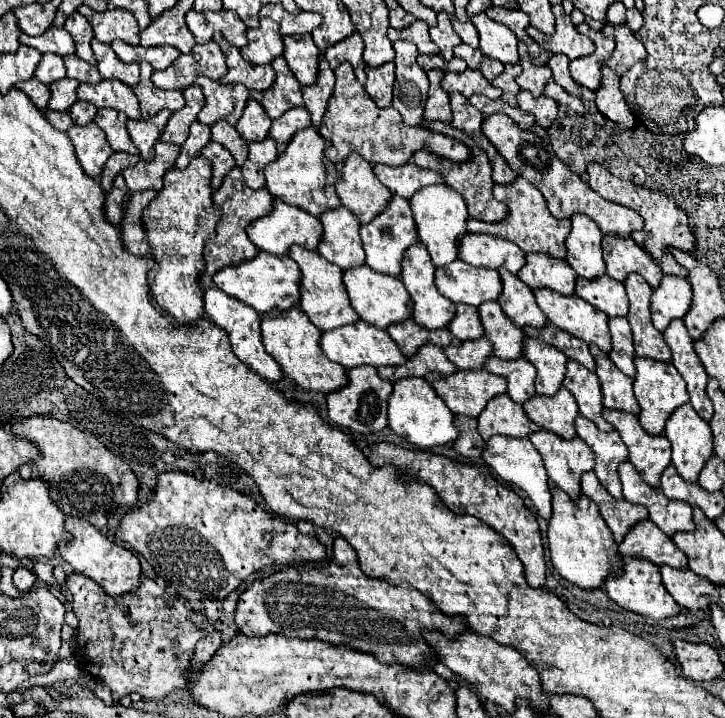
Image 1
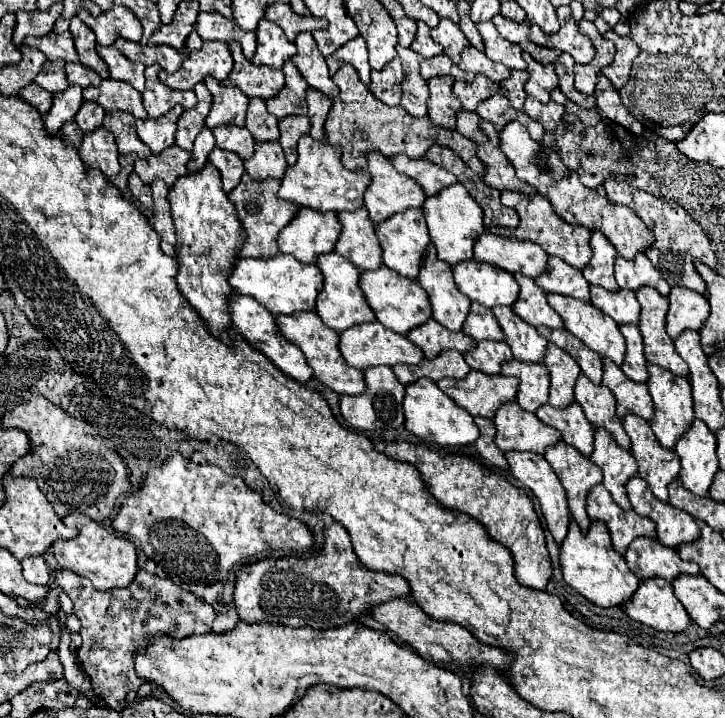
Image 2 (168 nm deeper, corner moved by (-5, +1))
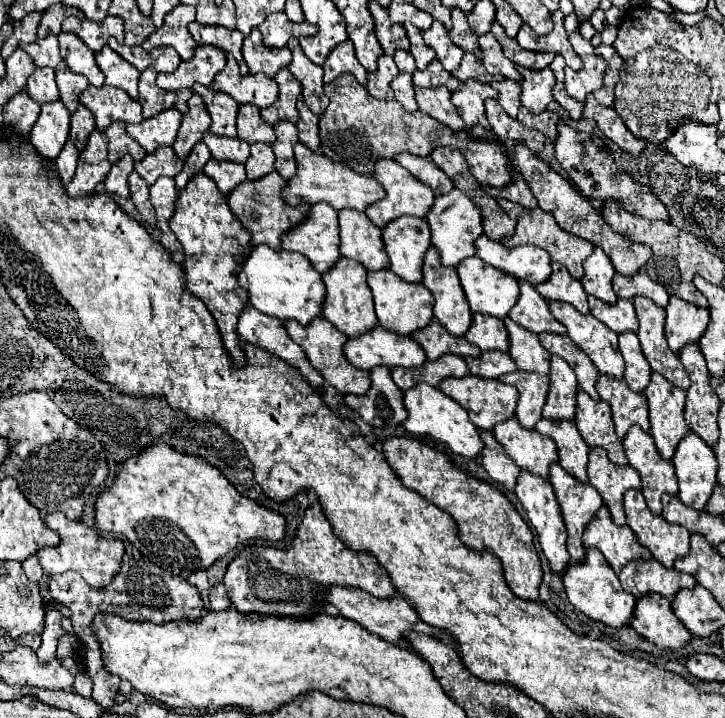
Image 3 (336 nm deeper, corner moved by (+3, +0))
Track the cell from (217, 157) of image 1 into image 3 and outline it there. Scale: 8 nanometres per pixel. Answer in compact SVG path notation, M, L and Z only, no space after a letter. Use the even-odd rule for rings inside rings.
M210 160L204 170L206 176L210 176L222 194L230 194L232 190L236 190L236 186L240 186L246 178L246 170L242 164L238 162L226 162L226 160Z

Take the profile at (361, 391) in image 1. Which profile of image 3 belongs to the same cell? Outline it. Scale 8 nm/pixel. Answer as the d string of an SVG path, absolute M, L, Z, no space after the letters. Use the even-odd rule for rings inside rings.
M378 366L370 372L372 386L366 394L346 394L344 402L348 408L358 412L372 426L398 426L406 420L404 392L392 382L390 368Z

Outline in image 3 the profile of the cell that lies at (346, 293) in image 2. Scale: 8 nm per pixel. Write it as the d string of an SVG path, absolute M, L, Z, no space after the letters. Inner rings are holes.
M340 258L334 268L330 268L328 272L322 274L326 290L328 290L322 316L328 322L332 322L340 332L344 332L348 338L356 338L356 336L372 330L378 324L376 314L374 314L372 292L366 282L366 274L368 274L366 268L350 258Z

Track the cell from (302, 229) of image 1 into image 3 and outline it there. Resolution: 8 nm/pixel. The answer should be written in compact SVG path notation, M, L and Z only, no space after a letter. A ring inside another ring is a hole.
M316 204L310 216L282 238L282 248L304 254L318 272L326 272L340 258L338 212L328 204Z

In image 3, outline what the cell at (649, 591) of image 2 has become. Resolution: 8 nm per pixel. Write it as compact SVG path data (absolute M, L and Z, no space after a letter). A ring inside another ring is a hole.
M648 594L644 596L644 600L636 602L632 628L642 638L670 652L680 650L692 638L692 634L684 628L684 624L674 616L670 602L664 600L664 596L654 594Z

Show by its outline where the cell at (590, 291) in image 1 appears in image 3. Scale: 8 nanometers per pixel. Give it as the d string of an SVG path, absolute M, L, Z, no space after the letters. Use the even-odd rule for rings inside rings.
M588 296L588 304L590 304L590 314L596 316L600 322L604 322L616 334L636 332L638 318L634 314L634 306L630 300L618 300L616 304L606 304L594 296Z

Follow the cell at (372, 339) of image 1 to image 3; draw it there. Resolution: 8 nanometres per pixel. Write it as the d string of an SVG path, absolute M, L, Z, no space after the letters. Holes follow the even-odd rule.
M380 326L358 338L350 338L344 344L344 354L348 362L360 370L372 370L376 366L420 368L426 362L424 350L416 340Z

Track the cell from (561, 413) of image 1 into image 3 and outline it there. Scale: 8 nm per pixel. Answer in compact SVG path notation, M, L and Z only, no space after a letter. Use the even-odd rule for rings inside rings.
M540 420L536 424L536 430L542 436L548 436L558 446L560 466L566 468L568 474L572 474L580 482L588 482L586 464L588 464L588 444L578 434L578 428L574 422L556 422L556 420Z

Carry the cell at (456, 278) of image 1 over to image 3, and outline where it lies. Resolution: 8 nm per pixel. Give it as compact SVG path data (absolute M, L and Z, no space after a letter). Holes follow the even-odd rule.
M478 256L464 260L456 270L472 312L496 318L508 316L518 300L518 280L514 276L484 264Z

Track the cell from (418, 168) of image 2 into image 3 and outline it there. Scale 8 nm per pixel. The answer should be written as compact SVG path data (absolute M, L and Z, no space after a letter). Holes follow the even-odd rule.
M400 154L400 156L396 156L396 162L402 168L406 168L412 176L416 176L424 184L428 184L436 192L436 196L446 194L448 190L454 188L452 180L432 160L428 160L428 158L412 156L412 154Z

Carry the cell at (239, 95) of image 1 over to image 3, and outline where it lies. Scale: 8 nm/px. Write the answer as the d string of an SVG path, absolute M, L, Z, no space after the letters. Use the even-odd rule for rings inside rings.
M194 84L192 90L202 96L208 114L212 118L212 126L210 132L216 136L236 136L236 112L238 112L238 104L236 100L232 100L232 96L222 94L222 92L212 92L210 88L202 86L202 84Z

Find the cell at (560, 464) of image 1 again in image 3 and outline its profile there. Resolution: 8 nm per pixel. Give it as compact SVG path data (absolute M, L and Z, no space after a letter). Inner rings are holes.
M558 462L550 466L550 482L568 530L568 552L572 562L584 562L586 550L582 546L582 532L602 506L602 498L590 484L572 478Z

